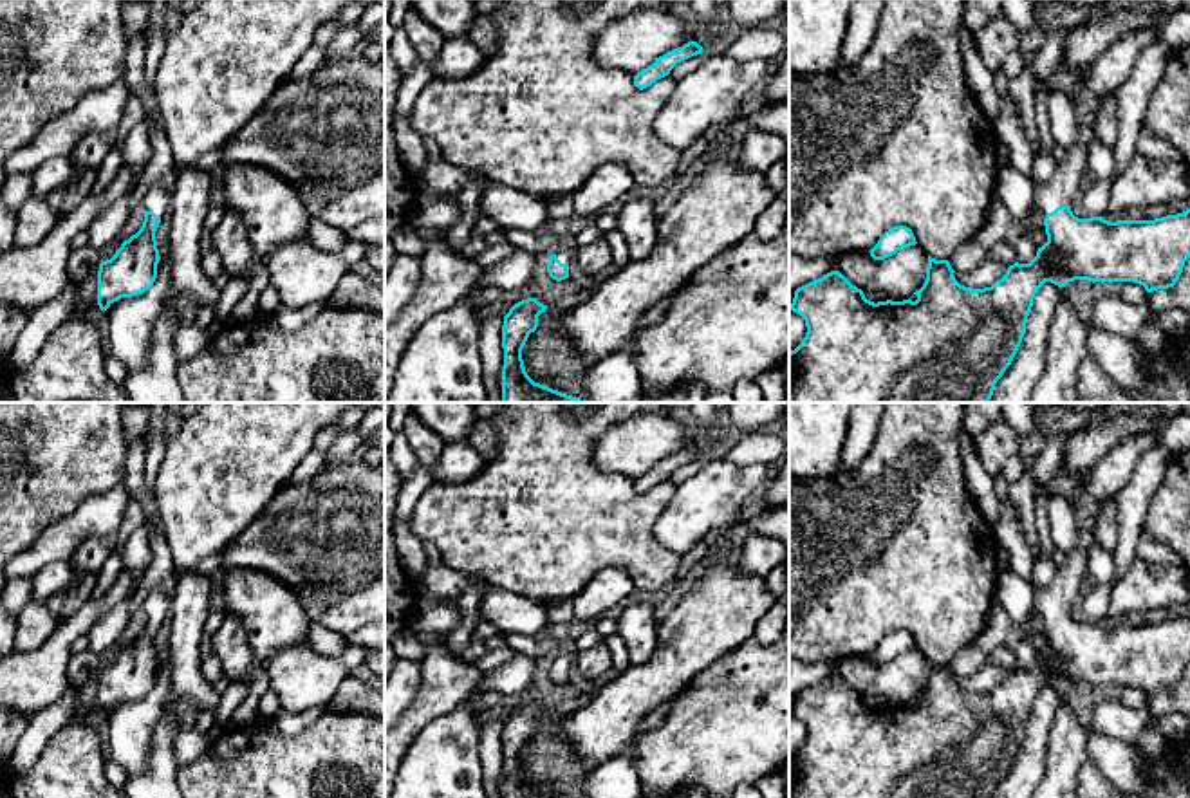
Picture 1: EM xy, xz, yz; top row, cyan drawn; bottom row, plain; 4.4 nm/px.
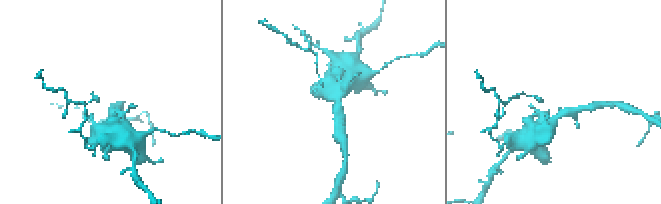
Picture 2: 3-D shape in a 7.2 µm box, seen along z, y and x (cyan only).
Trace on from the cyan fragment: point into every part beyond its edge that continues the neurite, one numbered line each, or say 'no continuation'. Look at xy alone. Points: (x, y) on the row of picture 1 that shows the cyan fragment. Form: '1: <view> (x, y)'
1: xy (159, 197)

